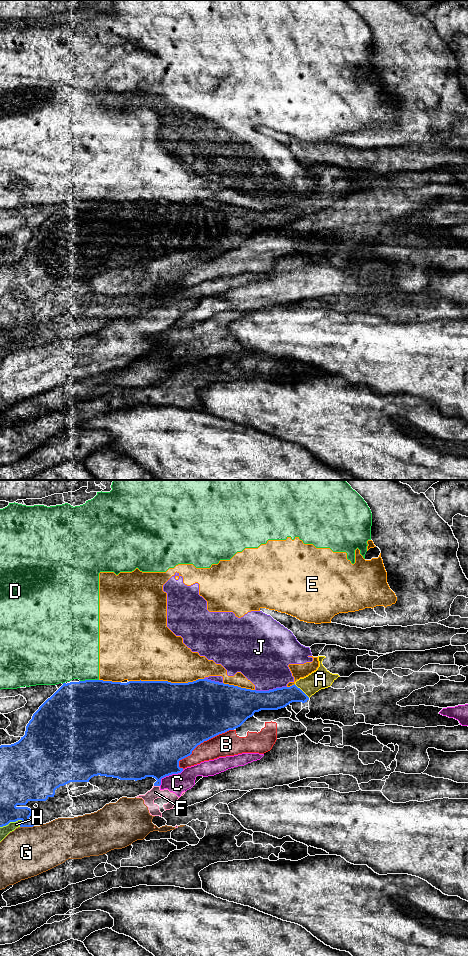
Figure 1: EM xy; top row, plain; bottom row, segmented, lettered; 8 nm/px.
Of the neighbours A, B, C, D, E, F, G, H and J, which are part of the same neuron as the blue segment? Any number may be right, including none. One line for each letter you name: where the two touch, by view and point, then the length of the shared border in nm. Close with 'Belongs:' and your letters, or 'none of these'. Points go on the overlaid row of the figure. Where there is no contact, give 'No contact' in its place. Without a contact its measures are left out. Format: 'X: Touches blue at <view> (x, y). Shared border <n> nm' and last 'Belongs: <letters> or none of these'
A: Touches blue at xy (301, 690). Shared border 170 nm
Belongs: A

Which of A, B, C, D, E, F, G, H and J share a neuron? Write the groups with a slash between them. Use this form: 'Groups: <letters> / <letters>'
Groups: A / B / C F G / D E J / H

